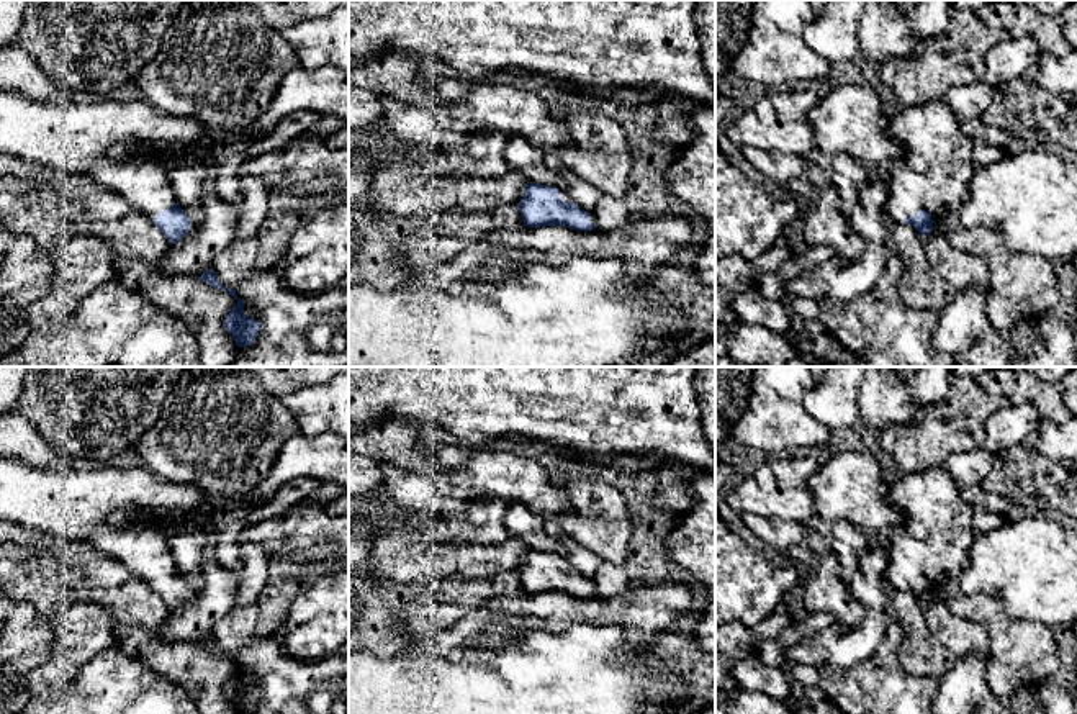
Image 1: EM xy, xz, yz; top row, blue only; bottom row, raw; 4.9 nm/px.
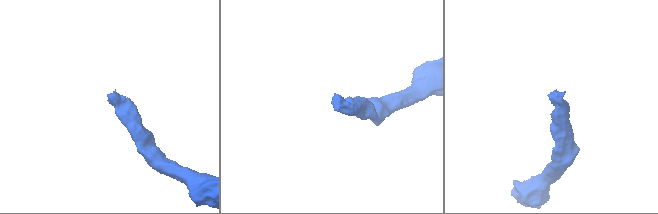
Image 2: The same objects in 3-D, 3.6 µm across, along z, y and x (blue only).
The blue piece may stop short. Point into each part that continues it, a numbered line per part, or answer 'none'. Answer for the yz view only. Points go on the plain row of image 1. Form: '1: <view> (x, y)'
1: yz (935, 539)

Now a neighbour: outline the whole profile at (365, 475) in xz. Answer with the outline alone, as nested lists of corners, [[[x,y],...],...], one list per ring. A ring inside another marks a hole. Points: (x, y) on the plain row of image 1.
[[[349,450],[349,499],[383,493],[383,462]]]

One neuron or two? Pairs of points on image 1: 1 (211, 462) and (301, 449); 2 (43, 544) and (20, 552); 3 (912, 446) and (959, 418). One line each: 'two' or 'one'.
1: two
2: two
3: one

